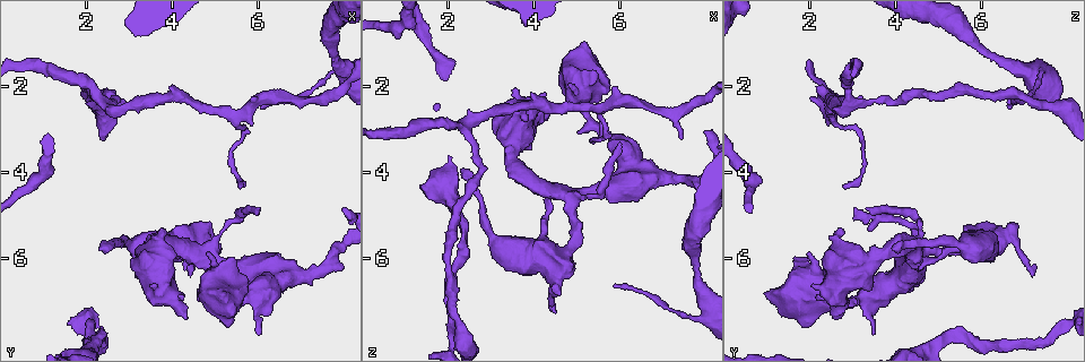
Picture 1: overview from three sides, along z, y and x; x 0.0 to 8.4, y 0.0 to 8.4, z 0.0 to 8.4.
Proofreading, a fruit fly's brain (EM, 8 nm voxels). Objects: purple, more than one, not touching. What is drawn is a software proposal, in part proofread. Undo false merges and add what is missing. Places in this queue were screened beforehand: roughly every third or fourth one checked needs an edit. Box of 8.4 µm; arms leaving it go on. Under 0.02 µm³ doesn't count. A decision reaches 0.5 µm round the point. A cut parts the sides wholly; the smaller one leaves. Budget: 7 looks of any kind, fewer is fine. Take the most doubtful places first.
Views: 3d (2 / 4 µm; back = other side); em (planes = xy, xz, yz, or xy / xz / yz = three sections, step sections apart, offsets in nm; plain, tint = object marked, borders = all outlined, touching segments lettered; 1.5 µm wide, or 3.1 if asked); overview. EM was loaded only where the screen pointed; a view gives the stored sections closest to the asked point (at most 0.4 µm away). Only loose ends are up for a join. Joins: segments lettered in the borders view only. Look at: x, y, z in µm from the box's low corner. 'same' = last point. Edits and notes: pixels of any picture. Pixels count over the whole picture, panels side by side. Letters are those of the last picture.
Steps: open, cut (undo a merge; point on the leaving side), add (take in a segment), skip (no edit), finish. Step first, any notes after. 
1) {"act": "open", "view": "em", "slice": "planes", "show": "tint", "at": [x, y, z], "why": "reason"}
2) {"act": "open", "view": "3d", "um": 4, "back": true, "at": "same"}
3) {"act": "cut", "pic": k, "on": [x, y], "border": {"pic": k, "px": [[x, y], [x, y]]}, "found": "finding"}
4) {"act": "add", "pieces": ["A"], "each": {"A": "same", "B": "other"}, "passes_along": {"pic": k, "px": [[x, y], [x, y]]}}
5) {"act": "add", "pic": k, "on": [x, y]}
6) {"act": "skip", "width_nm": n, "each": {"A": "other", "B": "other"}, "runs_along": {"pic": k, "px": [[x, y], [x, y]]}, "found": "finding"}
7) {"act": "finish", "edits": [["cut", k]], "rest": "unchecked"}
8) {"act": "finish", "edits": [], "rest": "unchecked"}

{"act": "open", "view": "em", "slice": "planes", "show": "borders", "at": [5.90, 2.30, 6.55]}

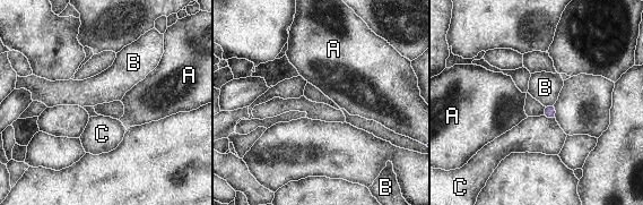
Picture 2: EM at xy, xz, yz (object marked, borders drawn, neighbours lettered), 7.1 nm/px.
{"act": "skip", "each": {"A": "other", "B": "other", "C": "other"}, "border": {"pic": 2, "px": [[553, 103], [545, 107]]}, "found": "no lettered segment goes on from it"}

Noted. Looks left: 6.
{"act": "open", "view": "em", "slice": "planes", "show": "borders", "at": [2.30, 5.80, 3.95], "why": "long arm stops here"}

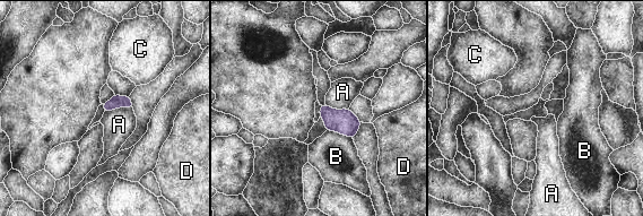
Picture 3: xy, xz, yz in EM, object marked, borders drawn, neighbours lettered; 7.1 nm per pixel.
{"act": "skip", "each": {"A": "other", "B": "other", "C": "other", "D": "other"}, "border": {"pic": 3, "px": [[132, 108], [115, 108], [104, 112]]}, "found": "none of them fits"}

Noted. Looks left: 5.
{"act": "open", "view": "3d", "um": 4, "at": [5.15, 6.75, 1.00]}

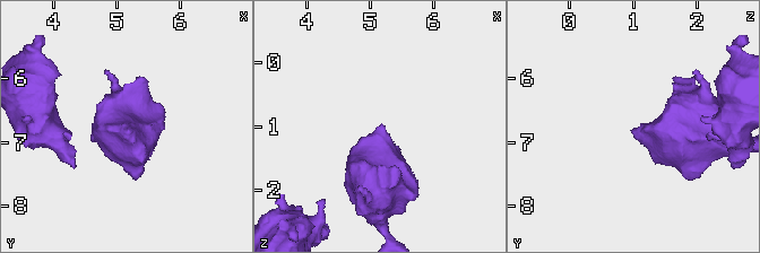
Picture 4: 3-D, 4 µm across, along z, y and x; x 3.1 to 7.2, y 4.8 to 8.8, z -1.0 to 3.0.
{"act": "open", "view": "em", "slice": "planes", "show": "plain", "at": [5.20, 6.80, 0.95], "why": "now the EM"}

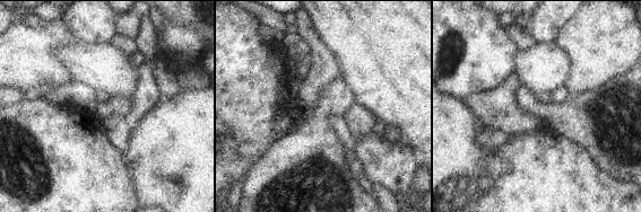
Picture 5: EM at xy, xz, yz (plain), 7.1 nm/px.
{"act": "open", "view": "em", "slice": "planes", "show": "borders", "at": "same"}

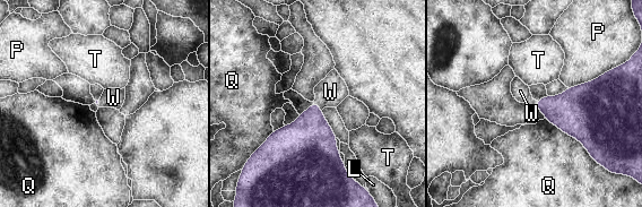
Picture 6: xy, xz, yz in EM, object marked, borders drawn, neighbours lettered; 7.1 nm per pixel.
{"act": "add", "pieces": ["W"], "longest_contact_nm": ["Q", 420], "each": {"L": "other", "P": "other", "Q": "other", "T": "other", "W": "same"}, "passes_along": {"pic": 6, "px": [[310, 139], [317, 105], [330, 92]]}, "found": "it goes on there"}

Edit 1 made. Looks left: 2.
{"act": "finish", "edits": [["add", 6]], "rest": "unchecked"}

